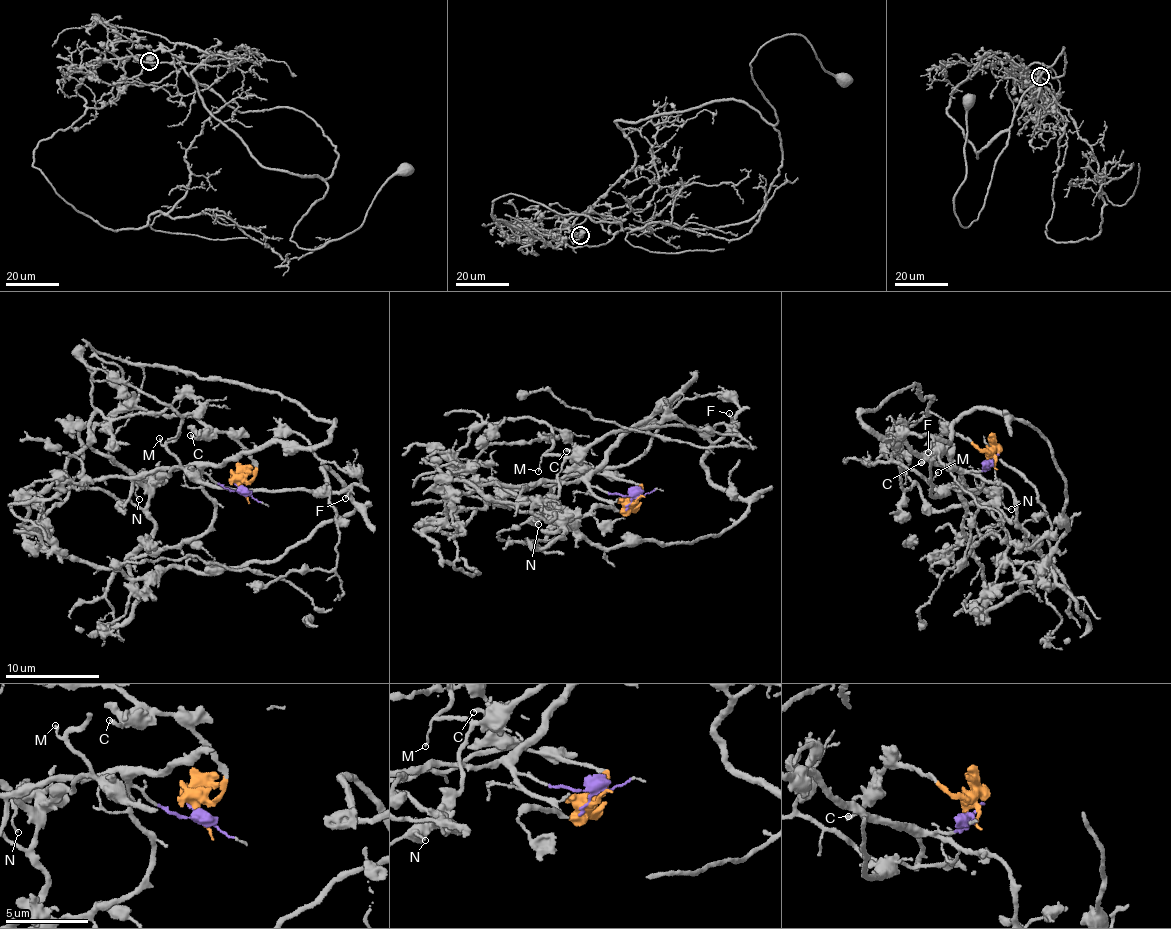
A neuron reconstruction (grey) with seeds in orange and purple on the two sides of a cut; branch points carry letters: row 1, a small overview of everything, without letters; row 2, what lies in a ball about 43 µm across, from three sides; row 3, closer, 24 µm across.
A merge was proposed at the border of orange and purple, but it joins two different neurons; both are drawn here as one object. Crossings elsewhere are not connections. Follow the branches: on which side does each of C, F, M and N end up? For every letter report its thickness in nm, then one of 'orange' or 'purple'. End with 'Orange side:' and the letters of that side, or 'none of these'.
C: calibre 200 nm; orange
F: calibre 130 nm; purple
M: calibre 100 nm; purple
N: calibre 110 nm; purple
Orange side: C

